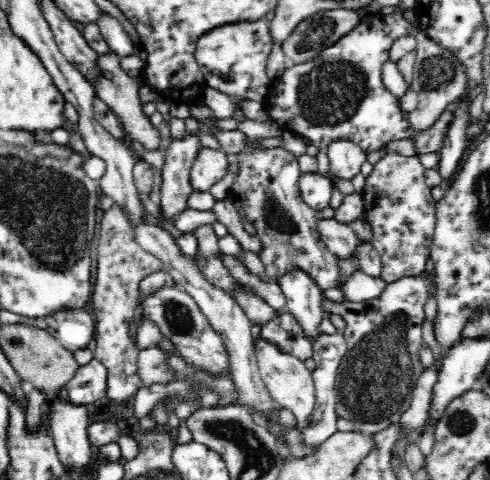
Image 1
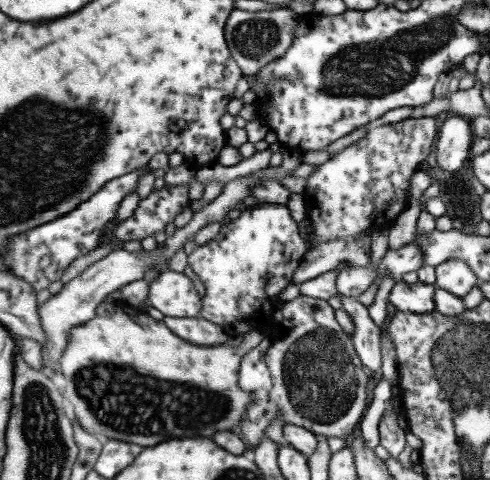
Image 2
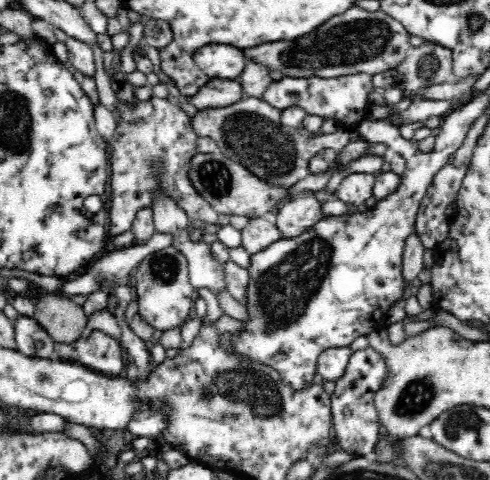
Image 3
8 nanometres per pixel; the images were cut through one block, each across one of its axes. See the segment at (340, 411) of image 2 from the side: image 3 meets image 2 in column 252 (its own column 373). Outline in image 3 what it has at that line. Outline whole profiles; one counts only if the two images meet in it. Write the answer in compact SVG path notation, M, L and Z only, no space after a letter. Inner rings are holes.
M372 348L352 354L348 372L340 382L336 382L336 392L332 396L332 414L334 414L332 432L334 432L336 448L346 450L348 454L354 454L354 456L374 456L374 450L384 432L378 422L372 400L374 400L374 392L382 388L384 378L386 378L386 364Z

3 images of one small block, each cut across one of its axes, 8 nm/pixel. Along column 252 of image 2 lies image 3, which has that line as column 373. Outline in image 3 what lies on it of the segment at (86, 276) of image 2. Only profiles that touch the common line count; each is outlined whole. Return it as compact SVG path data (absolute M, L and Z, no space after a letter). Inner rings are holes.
M352 174L342 180L336 194L348 206L364 206L374 196L374 186L376 174Z

